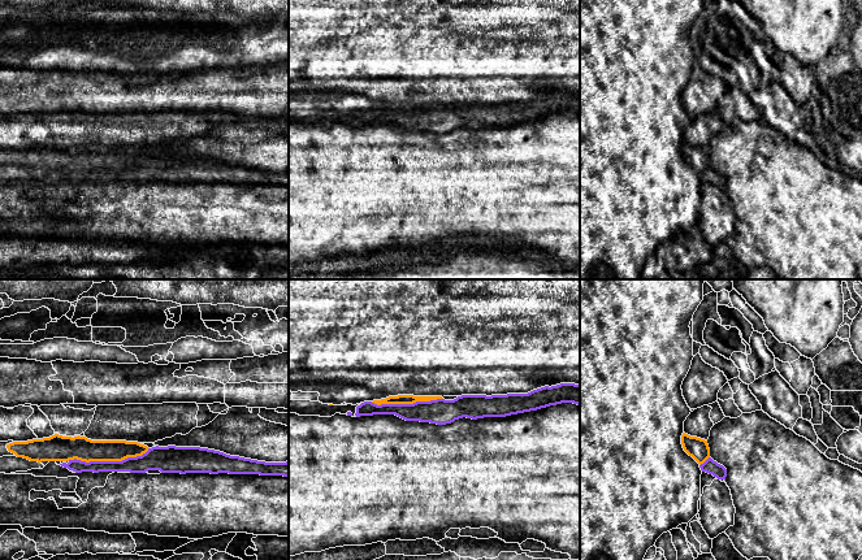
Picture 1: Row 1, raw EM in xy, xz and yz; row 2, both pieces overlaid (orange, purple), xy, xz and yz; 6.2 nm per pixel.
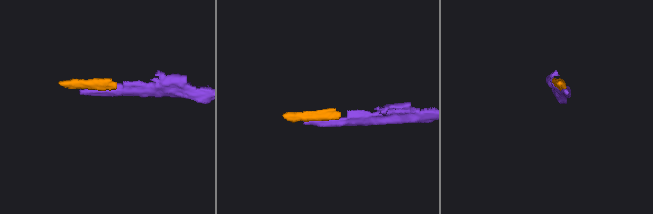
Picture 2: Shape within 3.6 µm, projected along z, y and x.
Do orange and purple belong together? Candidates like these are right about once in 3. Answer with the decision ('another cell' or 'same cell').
same cell

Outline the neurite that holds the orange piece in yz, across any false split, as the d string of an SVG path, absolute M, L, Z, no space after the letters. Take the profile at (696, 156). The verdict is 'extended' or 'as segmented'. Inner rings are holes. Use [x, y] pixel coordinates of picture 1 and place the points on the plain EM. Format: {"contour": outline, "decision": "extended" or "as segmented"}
{"contour": "M683 142L681 153L684 160L699 173L702 181L725 190L727 178L710 166L707 149Z", "decision": "extended"}

